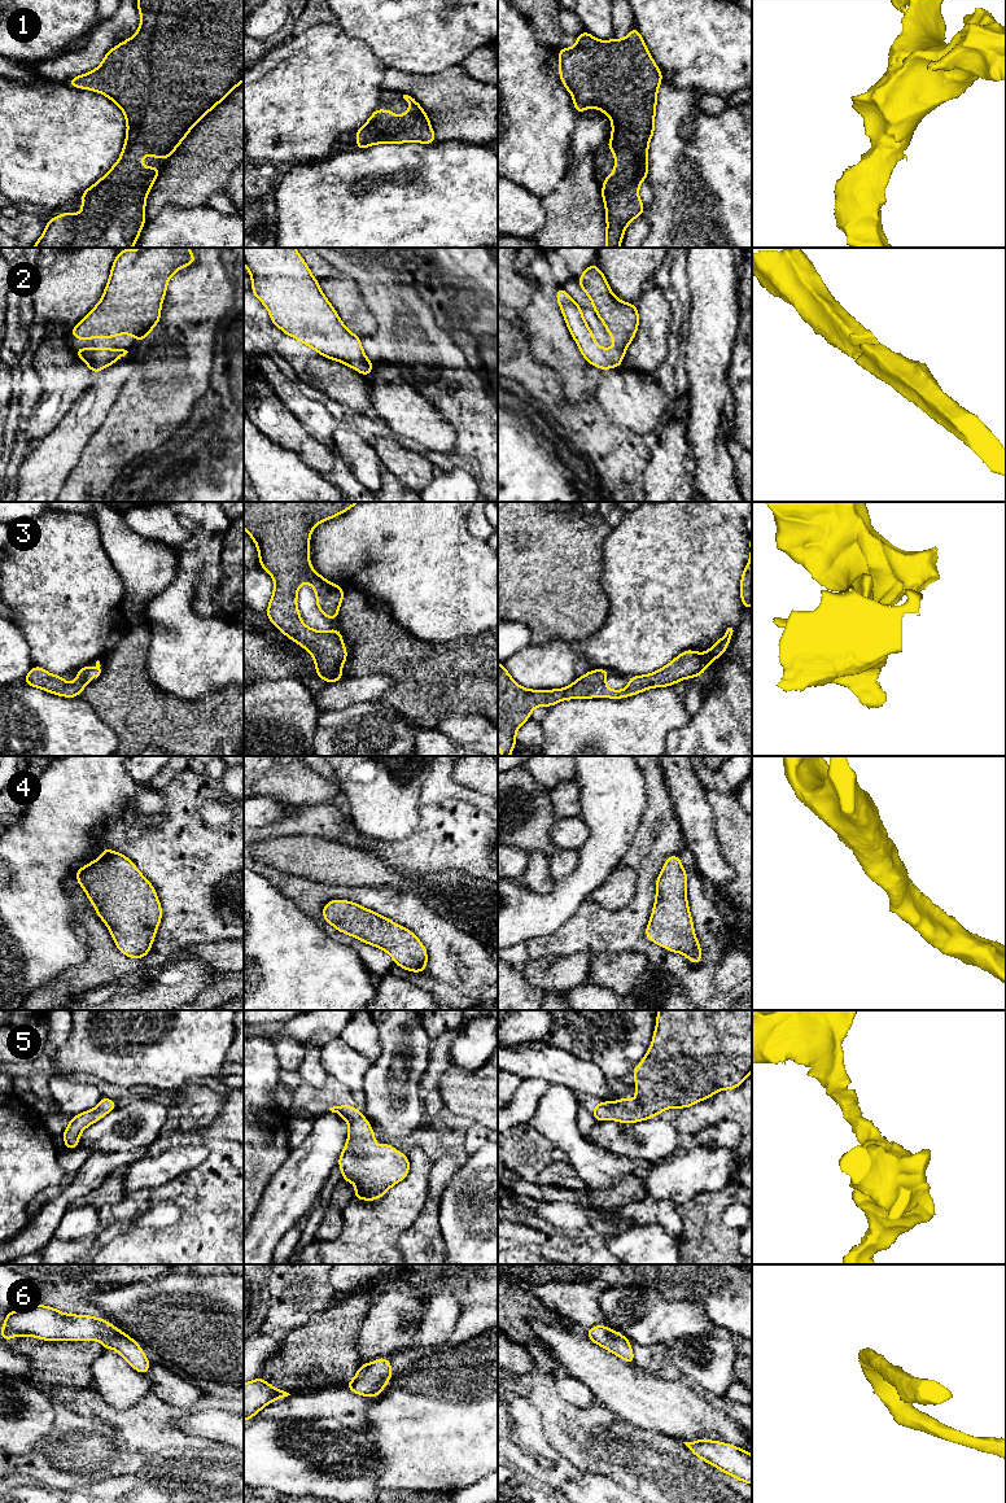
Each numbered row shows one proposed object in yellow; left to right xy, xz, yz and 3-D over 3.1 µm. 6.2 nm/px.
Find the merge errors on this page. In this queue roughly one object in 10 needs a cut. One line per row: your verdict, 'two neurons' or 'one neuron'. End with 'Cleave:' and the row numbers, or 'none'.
1: one neuron
2: one neuron
3: one neuron
4: one neuron
5: one neuron
6: one neuron
Cleave: none

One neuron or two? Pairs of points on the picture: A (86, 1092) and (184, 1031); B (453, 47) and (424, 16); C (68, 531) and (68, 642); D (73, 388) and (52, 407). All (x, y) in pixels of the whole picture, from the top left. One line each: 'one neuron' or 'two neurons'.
A: two neurons
B: one neuron
C: one neuron
D: one neuron

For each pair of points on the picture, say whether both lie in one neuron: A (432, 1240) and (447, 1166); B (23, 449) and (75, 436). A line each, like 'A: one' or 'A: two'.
A: one
B: two

